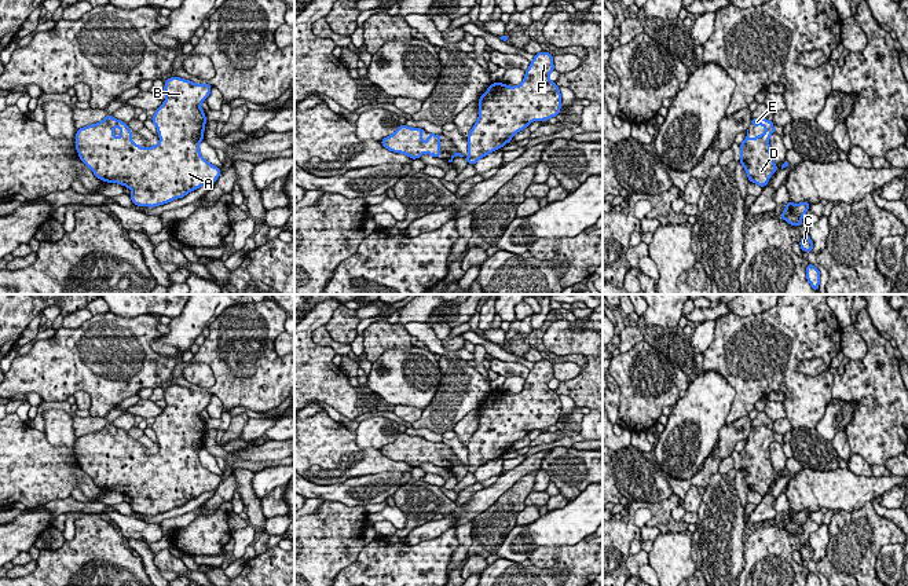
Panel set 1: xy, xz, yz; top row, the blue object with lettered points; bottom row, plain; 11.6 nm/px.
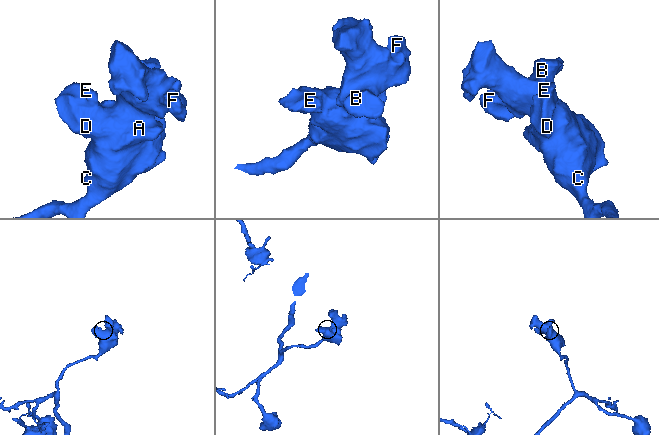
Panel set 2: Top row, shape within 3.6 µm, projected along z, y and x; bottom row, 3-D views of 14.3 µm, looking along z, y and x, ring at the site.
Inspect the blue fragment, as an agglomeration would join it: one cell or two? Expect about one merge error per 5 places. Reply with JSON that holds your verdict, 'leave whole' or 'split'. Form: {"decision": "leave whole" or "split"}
{"decision": "leave whole"}

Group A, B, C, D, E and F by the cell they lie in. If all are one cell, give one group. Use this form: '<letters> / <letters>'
A B C D E F

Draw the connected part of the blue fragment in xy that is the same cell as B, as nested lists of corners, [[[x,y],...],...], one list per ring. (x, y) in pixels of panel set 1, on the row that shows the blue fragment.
[[[180,77],[165,80],[166,99],[151,117],[160,136],[155,146],[146,149],[133,143],[128,124],[106,116],[100,122],[77,131],[76,150],[80,160],[98,179],[131,188],[131,199],[138,206],[160,206],[183,198],[204,184],[216,183],[221,169],[204,160],[198,149],[206,124],[201,103],[206,100],[210,89],[209,84],[197,84]]]

